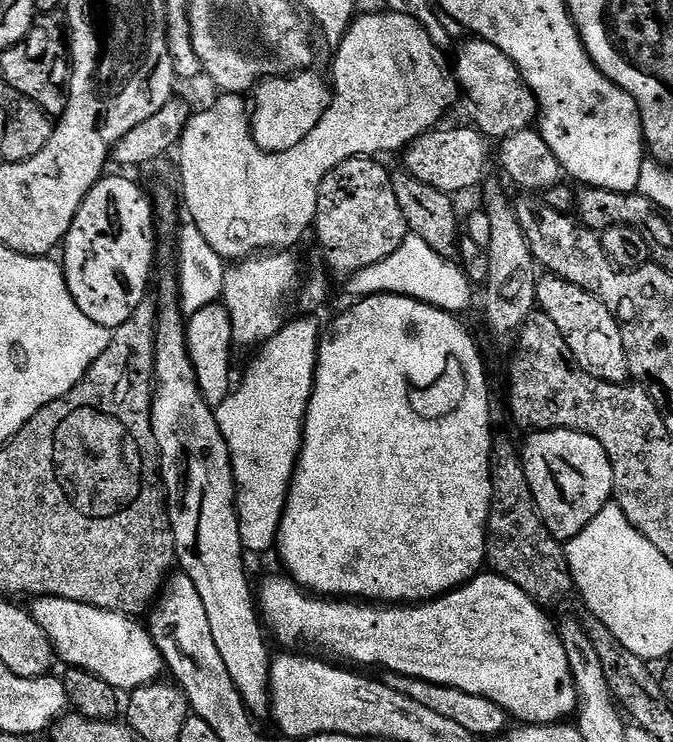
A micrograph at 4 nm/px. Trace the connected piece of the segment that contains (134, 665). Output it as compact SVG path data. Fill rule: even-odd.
M57 596L33 599L30 611L42 630L46 630L55 655L59 659L61 656L65 665L86 670L118 690L145 688L165 675L162 654L139 619Z

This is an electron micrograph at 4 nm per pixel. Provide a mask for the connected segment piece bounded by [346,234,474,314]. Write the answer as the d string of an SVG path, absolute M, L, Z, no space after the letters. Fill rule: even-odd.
M411 234L404 239L402 246L398 246L398 250L394 250L394 254L390 254L390 258L374 266L364 267L347 280L346 288L354 298L378 295L409 296L453 314L464 314L460 312L471 306L474 291L472 281L456 260L442 258L442 254L430 250L430 246L422 242L422 238Z

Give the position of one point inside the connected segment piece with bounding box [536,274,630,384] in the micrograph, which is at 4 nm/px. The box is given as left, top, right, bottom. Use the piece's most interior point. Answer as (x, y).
(593, 334)

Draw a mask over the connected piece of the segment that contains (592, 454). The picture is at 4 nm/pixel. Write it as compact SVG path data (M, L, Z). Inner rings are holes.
M572 428L536 430L529 436L522 444L522 455L536 508L556 540L573 540L613 499L610 458L598 438Z

